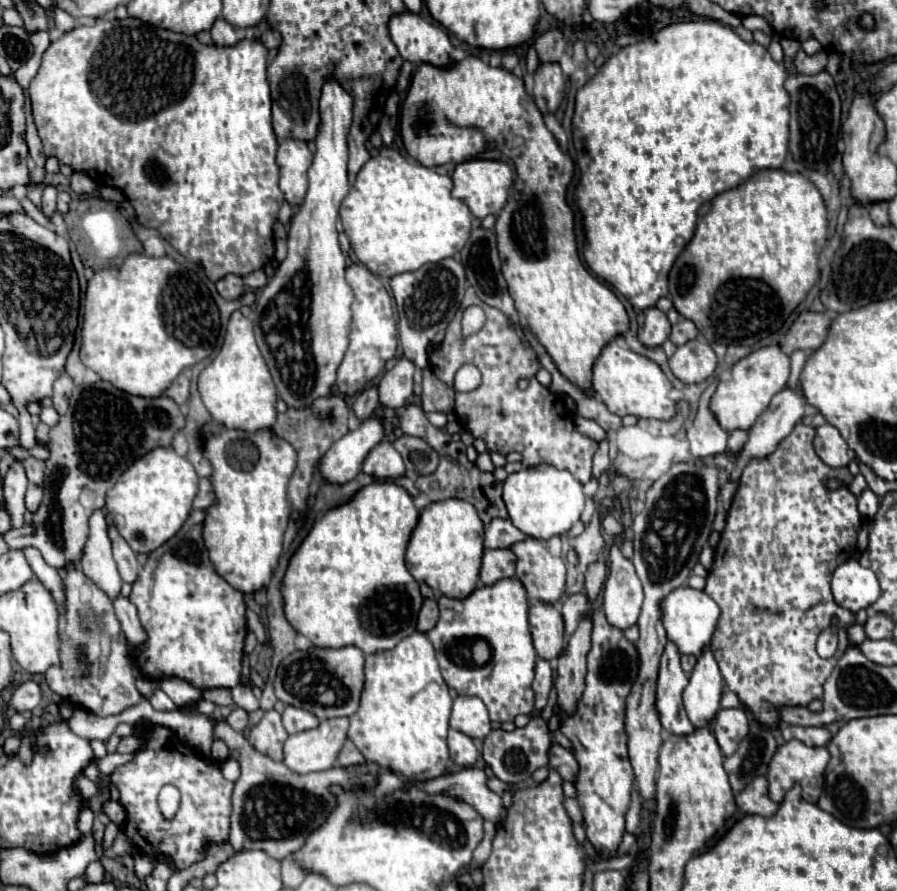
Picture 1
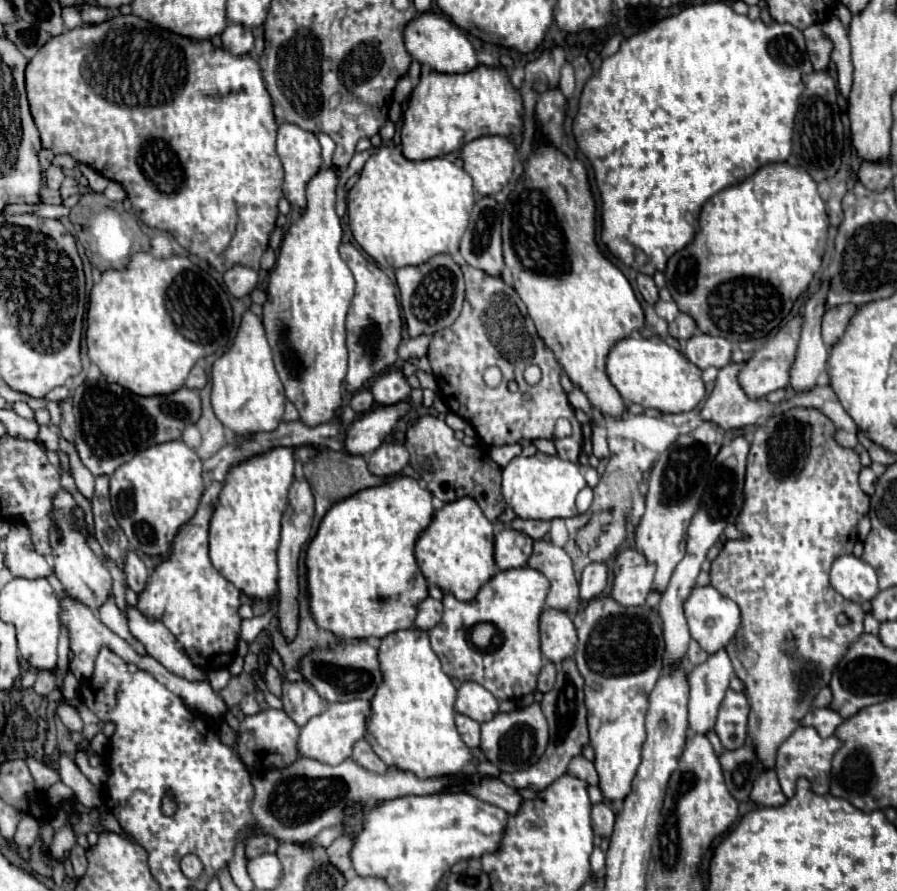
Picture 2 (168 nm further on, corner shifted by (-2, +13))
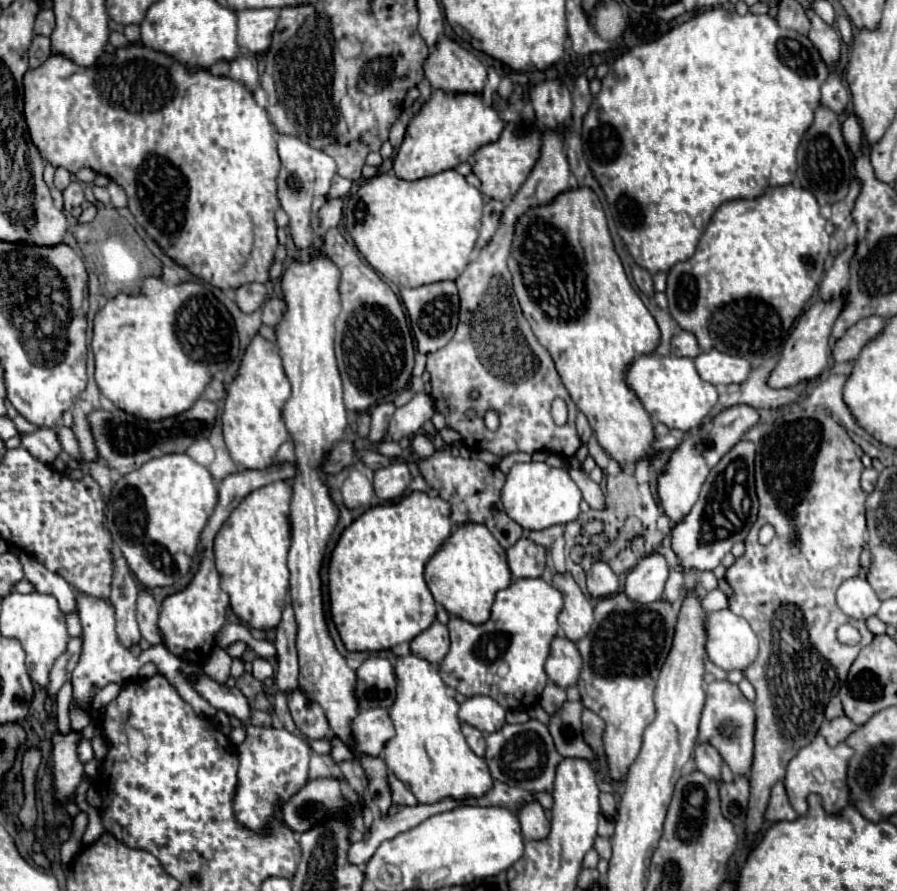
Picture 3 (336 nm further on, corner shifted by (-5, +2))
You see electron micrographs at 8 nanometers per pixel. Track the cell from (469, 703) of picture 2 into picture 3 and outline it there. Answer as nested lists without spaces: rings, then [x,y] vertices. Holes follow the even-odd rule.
[[[472,696],[464,704],[460,704],[458,718],[474,728],[478,728],[484,734],[496,732],[504,726],[506,710],[492,700],[490,696]]]

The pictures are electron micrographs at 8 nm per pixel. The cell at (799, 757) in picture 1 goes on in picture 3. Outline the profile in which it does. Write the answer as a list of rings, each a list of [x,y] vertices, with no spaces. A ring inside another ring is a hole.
[[[818,734],[806,748],[798,752],[798,756],[794,756],[794,760],[790,760],[786,768],[784,784],[786,784],[790,804],[798,812],[798,816],[804,816],[808,812],[808,794],[820,794],[826,812],[832,816],[840,816],[840,812],[850,804],[850,788],[846,784],[846,770],[848,770],[848,762],[852,754],[854,750],[846,746],[844,742],[838,744],[836,748],[830,748],[826,740]]]

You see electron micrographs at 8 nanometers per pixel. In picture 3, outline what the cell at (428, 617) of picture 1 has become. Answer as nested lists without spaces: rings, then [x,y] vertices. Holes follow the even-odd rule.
[[[438,620],[422,634],[418,634],[412,642],[410,642],[412,654],[430,662],[430,664],[438,664],[444,660],[444,656],[448,654],[450,648],[450,640],[448,640],[448,628],[444,624],[440,624]]]

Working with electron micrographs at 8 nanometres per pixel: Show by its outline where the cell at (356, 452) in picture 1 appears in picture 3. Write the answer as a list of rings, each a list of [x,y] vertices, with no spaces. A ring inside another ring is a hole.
[[[426,392],[414,394],[414,398],[406,406],[394,412],[394,418],[384,440],[398,442],[404,436],[414,436],[422,428],[422,424],[432,418],[432,414],[434,414],[432,398]]]

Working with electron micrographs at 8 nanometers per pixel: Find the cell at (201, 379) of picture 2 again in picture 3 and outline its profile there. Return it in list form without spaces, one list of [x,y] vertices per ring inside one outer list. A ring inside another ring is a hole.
[[[214,378],[214,380],[208,384],[208,388],[206,388],[206,392],[204,392],[204,398],[206,398],[206,400],[212,400],[212,402],[216,402],[216,400],[224,398],[224,394],[226,394],[226,390],[224,390],[224,384],[222,384],[218,378]]]

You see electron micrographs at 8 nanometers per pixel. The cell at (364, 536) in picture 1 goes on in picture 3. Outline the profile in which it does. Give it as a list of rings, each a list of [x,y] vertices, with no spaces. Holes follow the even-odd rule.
[[[412,492],[396,504],[366,510],[340,536],[330,558],[330,610],[340,638],[348,650],[380,652],[410,642],[436,620],[436,602],[424,582],[424,566],[452,534],[450,504],[440,496]]]

